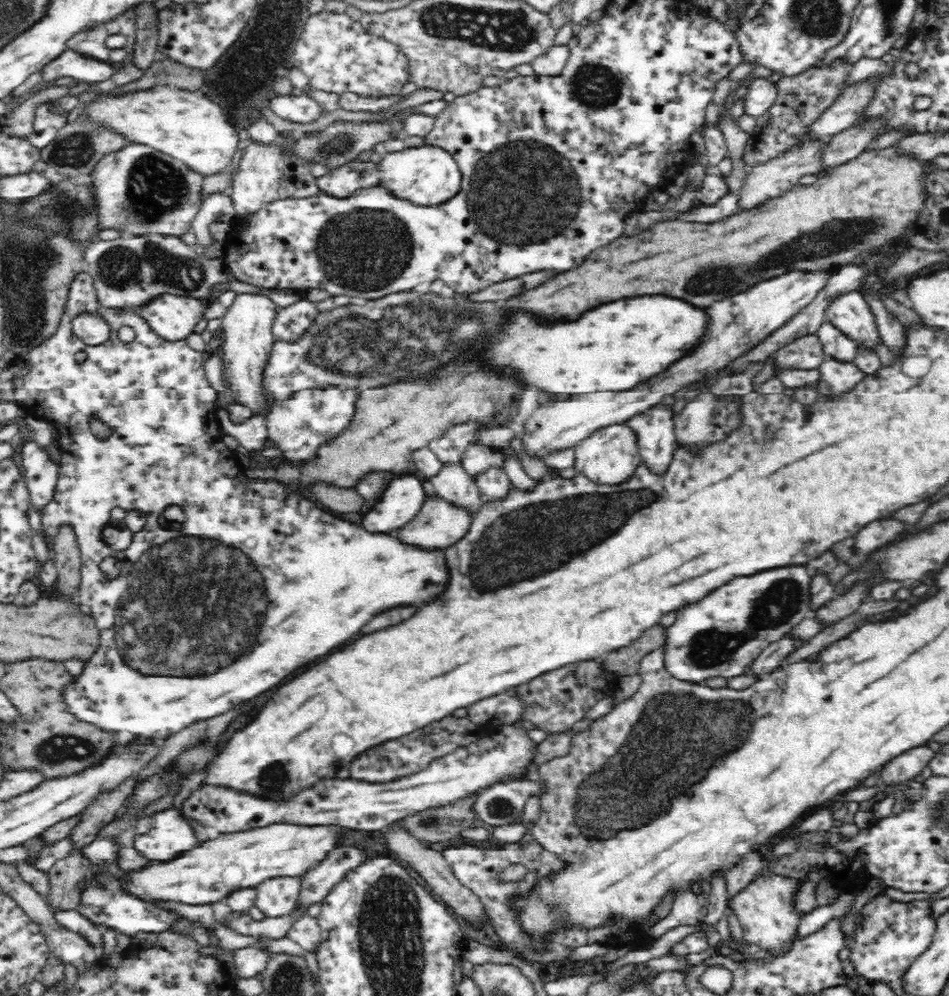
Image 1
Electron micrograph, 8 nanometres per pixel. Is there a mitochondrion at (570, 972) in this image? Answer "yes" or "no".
no

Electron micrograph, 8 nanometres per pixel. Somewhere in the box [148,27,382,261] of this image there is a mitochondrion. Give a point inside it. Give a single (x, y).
(336, 145)

